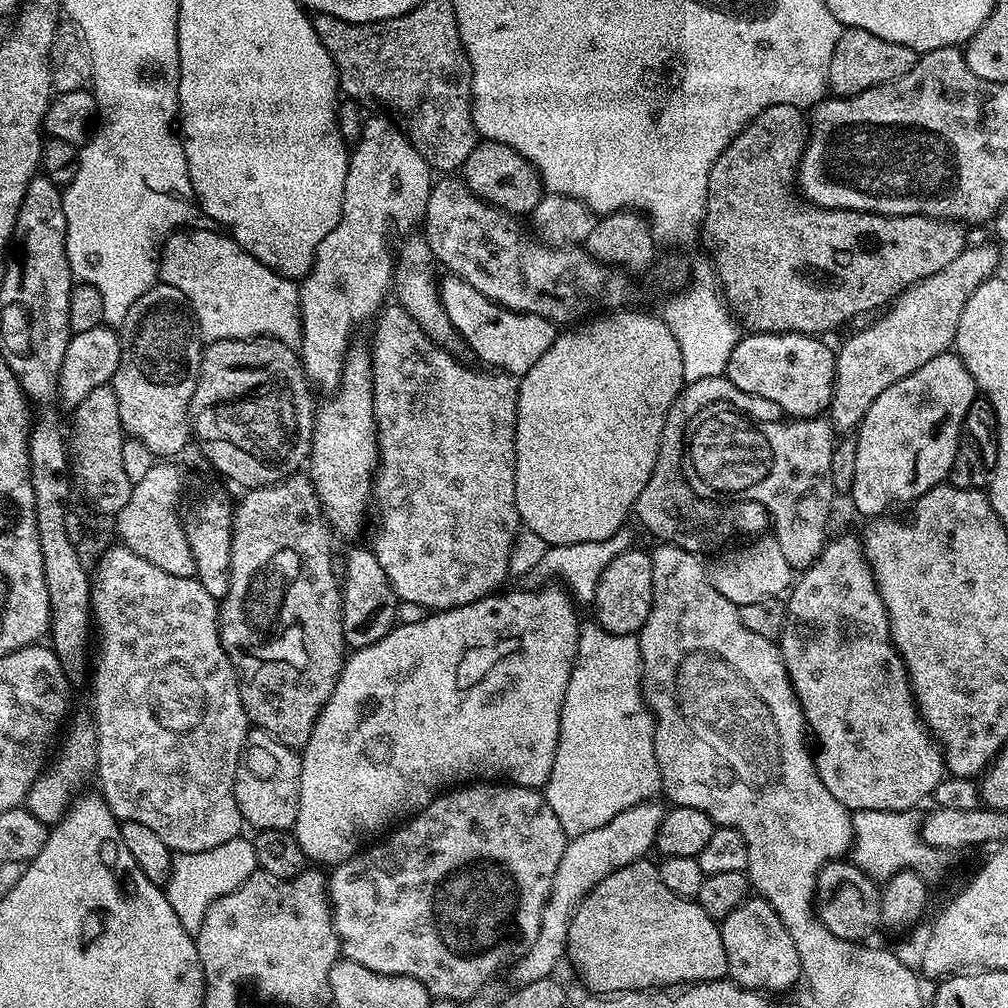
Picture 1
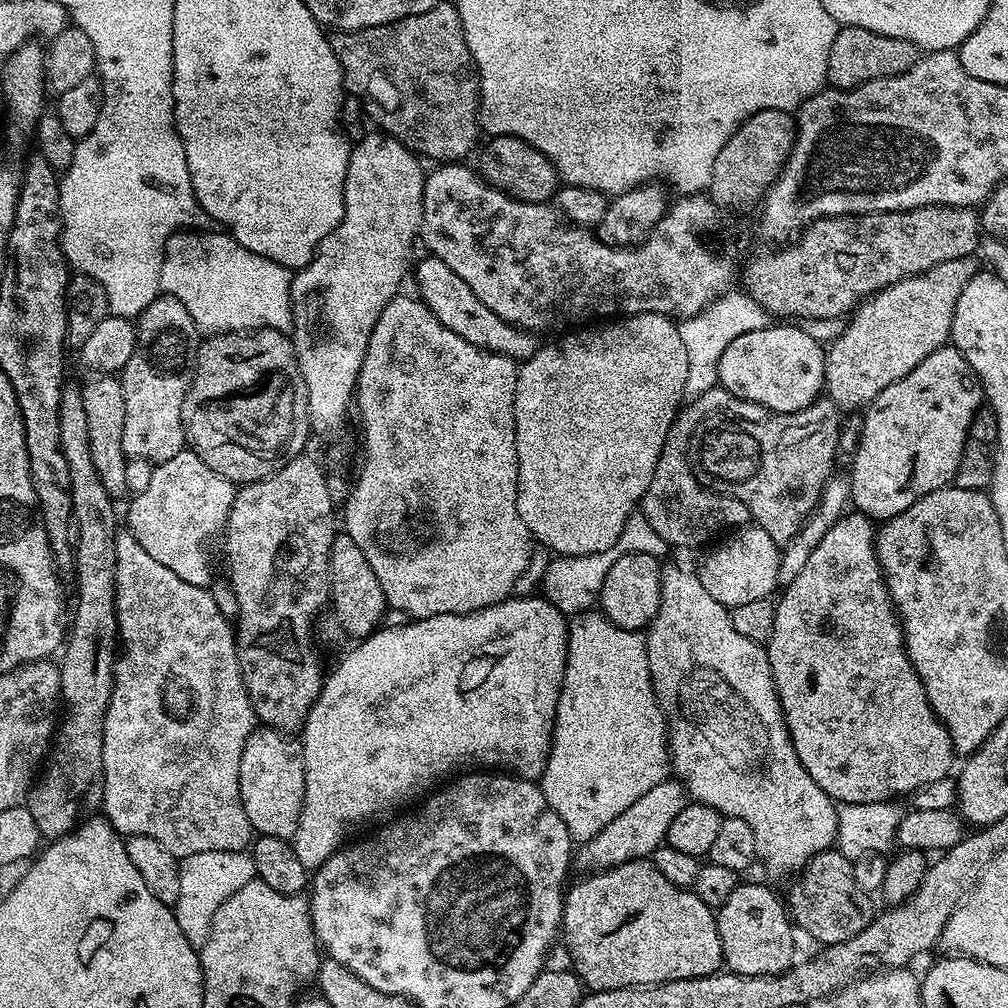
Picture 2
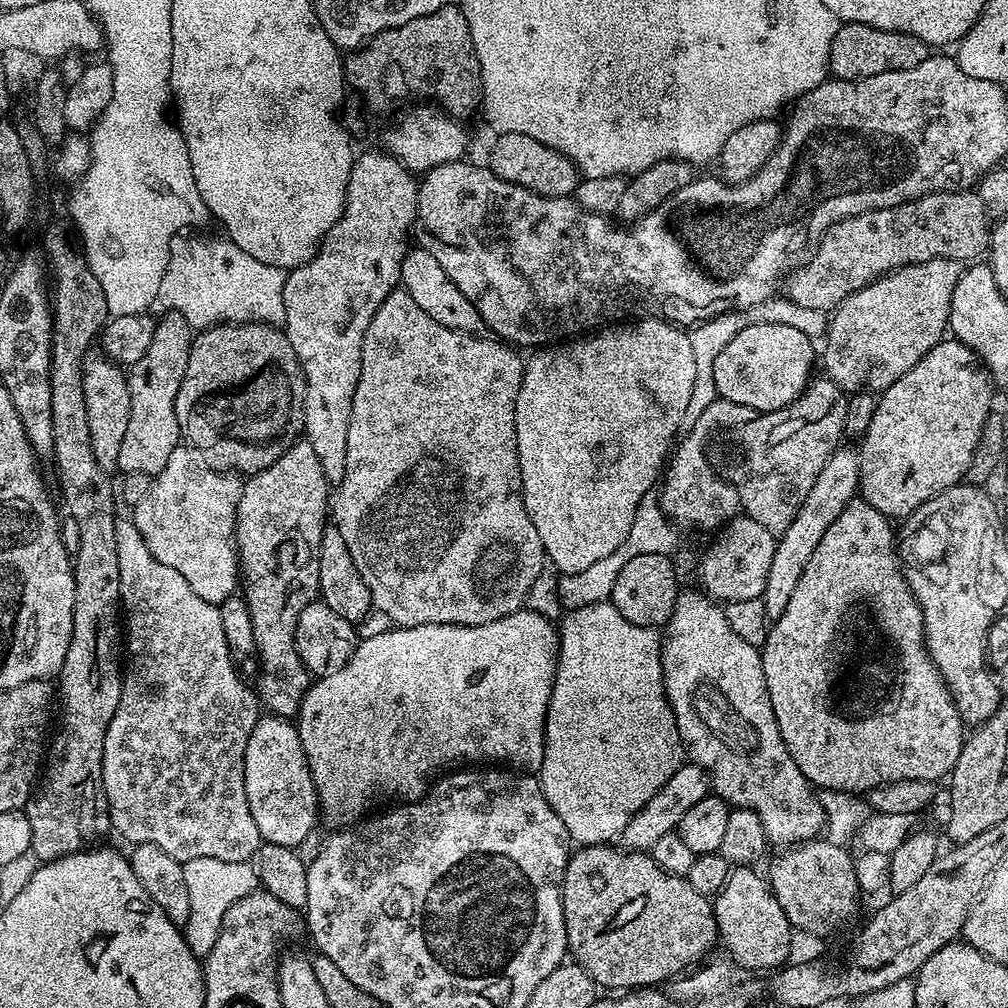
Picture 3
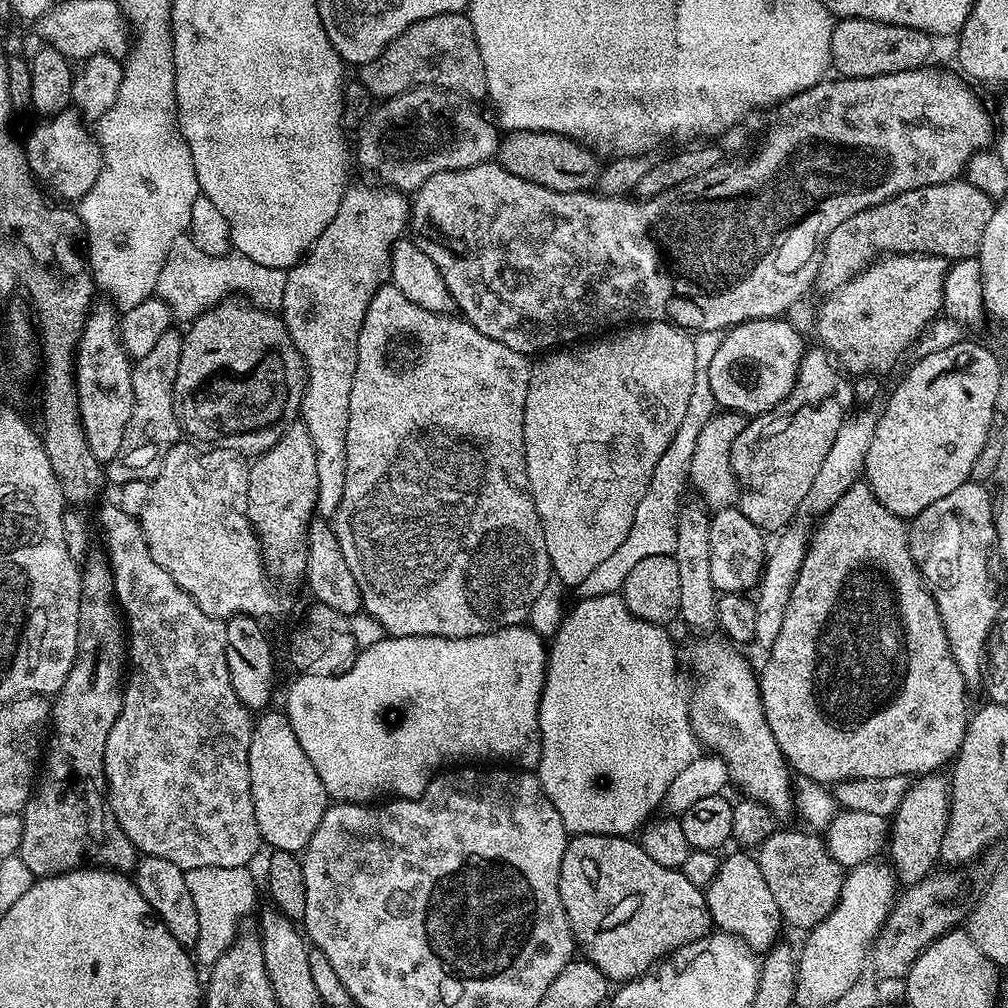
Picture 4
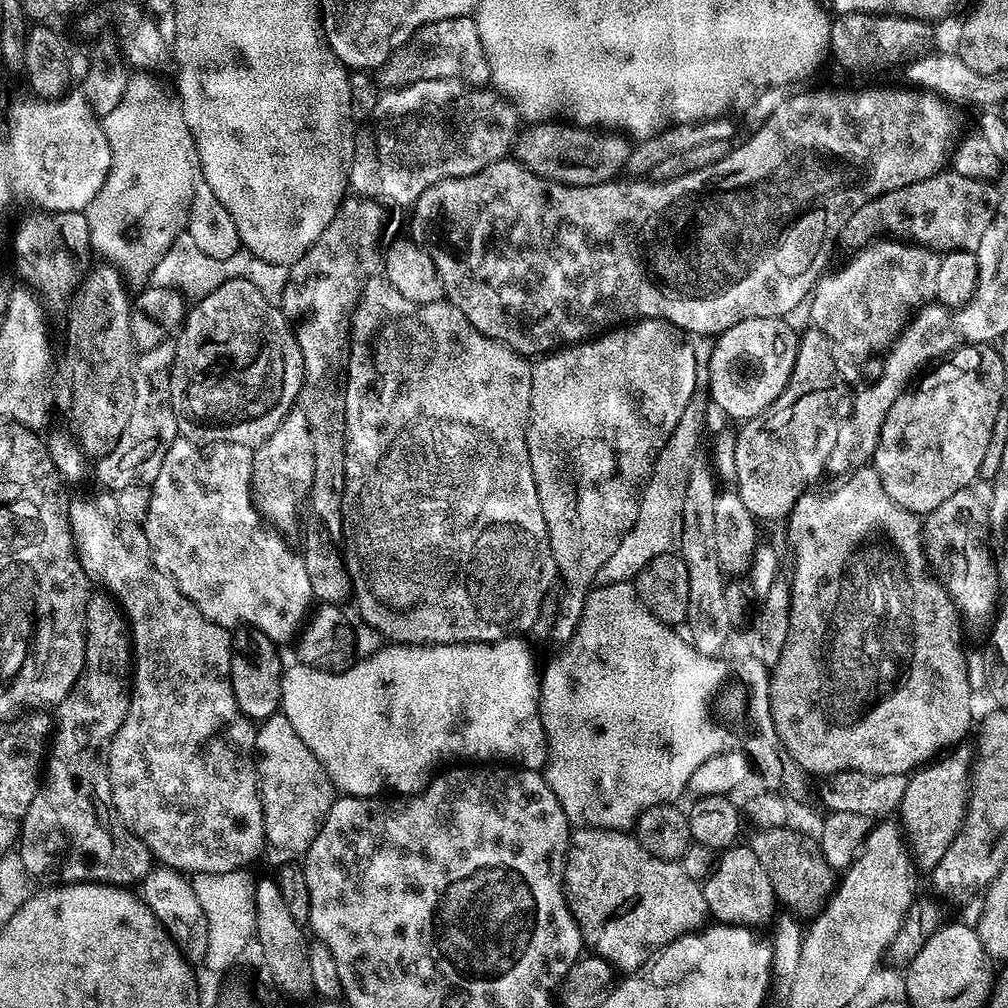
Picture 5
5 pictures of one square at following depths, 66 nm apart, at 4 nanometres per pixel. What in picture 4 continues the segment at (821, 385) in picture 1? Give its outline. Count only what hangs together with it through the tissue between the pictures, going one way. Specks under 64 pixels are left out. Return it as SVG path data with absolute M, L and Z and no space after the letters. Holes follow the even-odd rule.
M784 318L766 320L748 320L745 324L724 332L724 341L718 346L713 360L710 362L710 390L714 390L714 398L721 409L738 412L749 418L763 415L773 408L779 408L800 375L800 363L806 351L805 337Z

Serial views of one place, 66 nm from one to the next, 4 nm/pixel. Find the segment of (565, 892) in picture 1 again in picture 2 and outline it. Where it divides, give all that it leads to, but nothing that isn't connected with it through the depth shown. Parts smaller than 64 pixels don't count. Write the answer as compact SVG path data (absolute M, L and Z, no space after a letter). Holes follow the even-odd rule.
M675 778L663 780L658 786L654 786L654 790L646 790L646 794L642 798L638 798L638 802L634 802L634 806L622 810L622 814L618 814L618 818L614 818L614 822L610 822L610 826L606 826L598 834L594 834L594 838L583 841L574 856L575 867L588 868L584 870L603 870L625 864L627 860L642 860L651 857L652 853L665 843L670 830L670 822L674 822L674 818L678 818L678 814L682 814L682 810L689 802L690 797L679 780Z

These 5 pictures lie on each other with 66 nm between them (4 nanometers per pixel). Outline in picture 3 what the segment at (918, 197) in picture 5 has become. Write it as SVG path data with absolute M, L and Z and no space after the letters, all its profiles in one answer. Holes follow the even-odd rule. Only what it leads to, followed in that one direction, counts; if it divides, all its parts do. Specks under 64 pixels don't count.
M974 190L931 192L889 208L875 208L832 225L804 263L787 277L787 299L810 310L831 313L850 294L880 276L911 264L950 258L972 262L990 240L990 218ZM816 252L816 253L815 253ZM813 255L813 256L812 256ZM812 256L812 257L811 257ZM976 256L976 257L975 257Z

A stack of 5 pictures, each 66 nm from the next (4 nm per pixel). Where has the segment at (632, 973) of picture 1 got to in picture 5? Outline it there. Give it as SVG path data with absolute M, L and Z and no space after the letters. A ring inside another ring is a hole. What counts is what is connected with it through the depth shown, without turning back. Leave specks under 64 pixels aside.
M576 828L571 833L568 855L564 862L564 891L568 898L568 909L572 912L573 918L576 919L576 925L580 927L581 941L587 947L589 944L592 947L589 949L595 955L601 956L613 968L624 974L634 972L637 968L641 968L664 945L670 943L672 940L677 940L679 936L685 936L688 932L697 931L709 919L708 907L706 906L706 898L704 897L704 889L701 881L690 878L690 874L686 874L686 870L682 870L682 866L677 861L663 860L657 856L652 856L650 850L646 850L638 843L635 835L618 828Z

